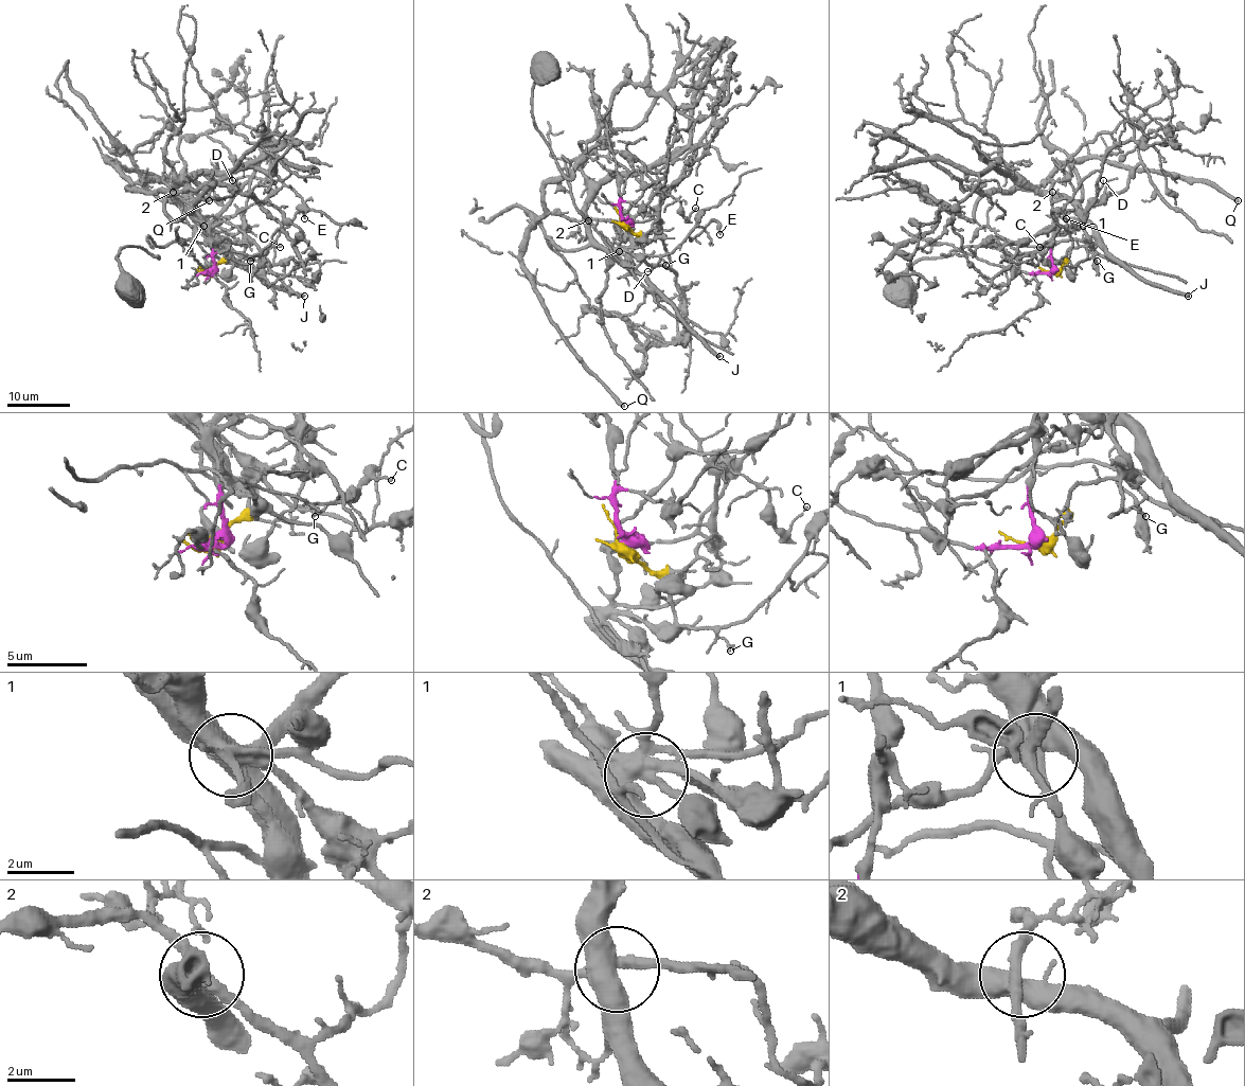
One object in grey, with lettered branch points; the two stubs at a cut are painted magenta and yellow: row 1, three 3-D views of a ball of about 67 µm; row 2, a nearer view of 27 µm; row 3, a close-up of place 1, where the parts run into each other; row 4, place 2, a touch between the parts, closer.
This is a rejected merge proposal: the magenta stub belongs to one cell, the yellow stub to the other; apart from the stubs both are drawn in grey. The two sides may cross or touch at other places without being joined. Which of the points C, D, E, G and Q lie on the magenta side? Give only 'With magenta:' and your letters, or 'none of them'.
With magenta: C, Q

